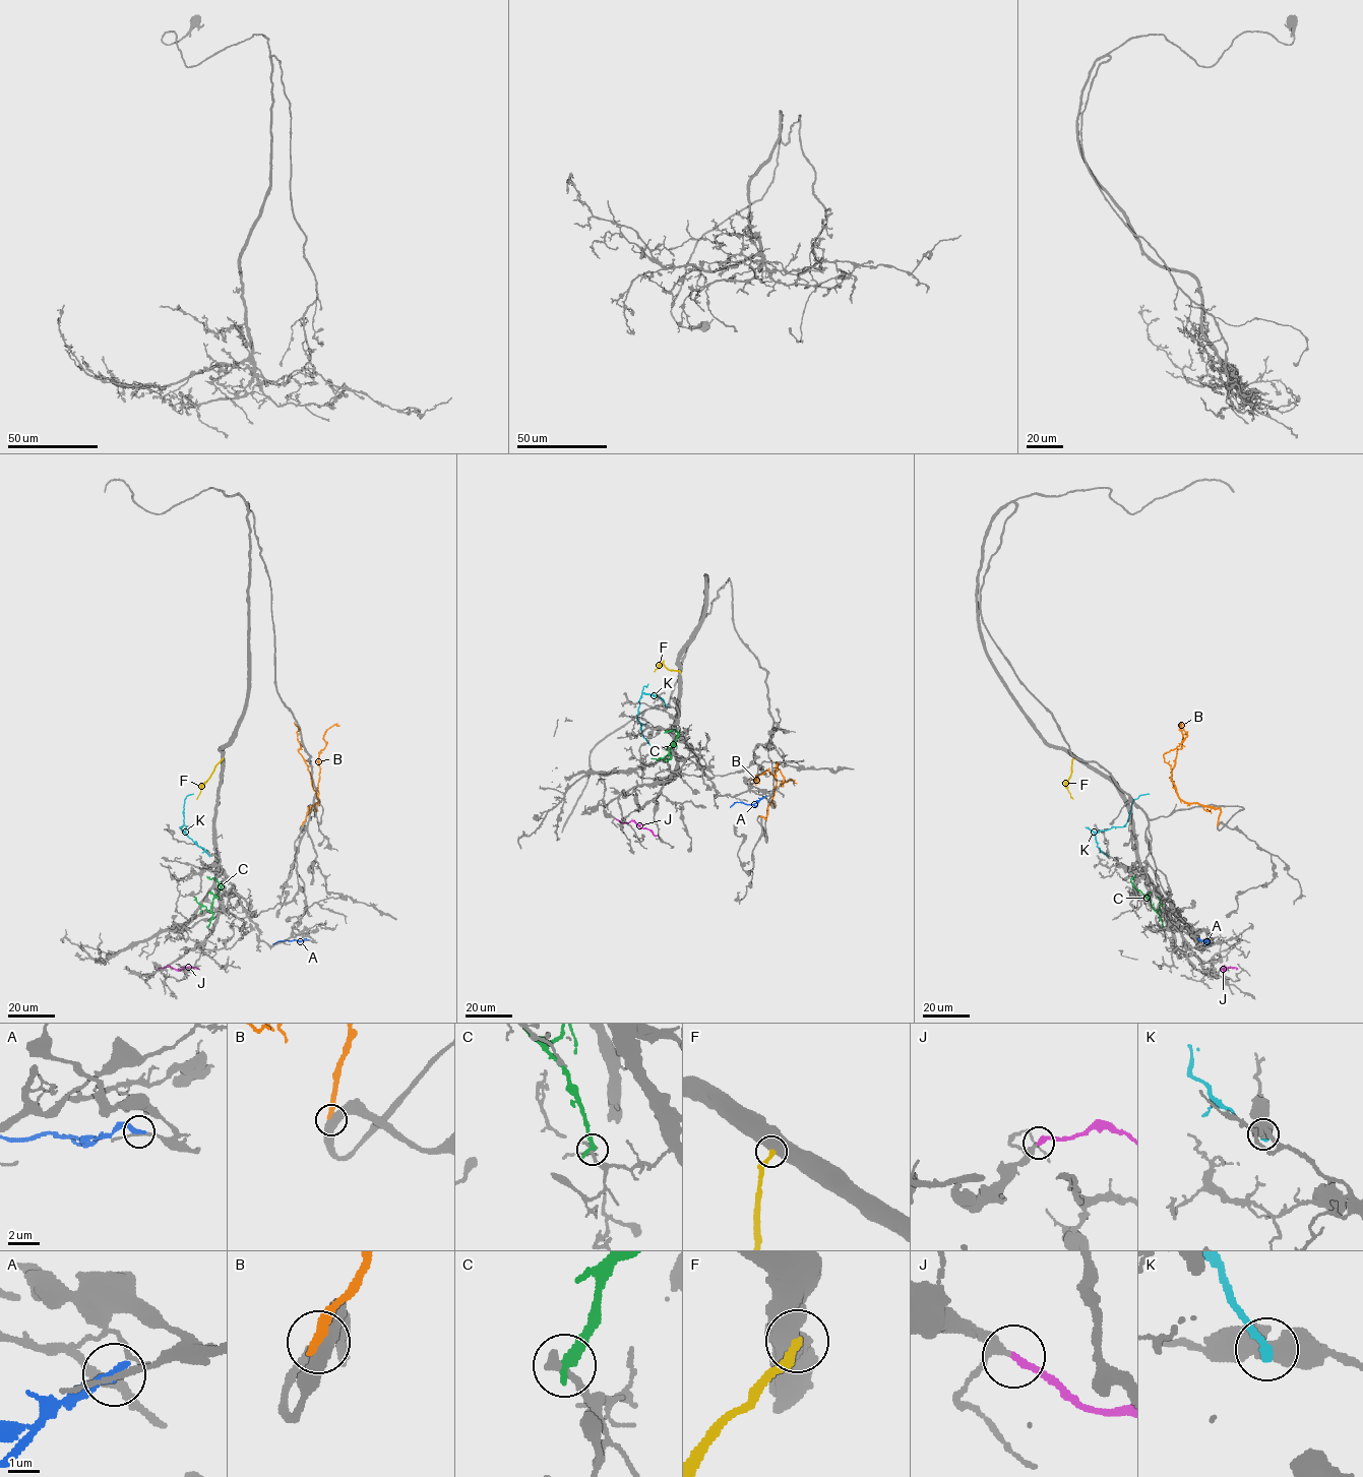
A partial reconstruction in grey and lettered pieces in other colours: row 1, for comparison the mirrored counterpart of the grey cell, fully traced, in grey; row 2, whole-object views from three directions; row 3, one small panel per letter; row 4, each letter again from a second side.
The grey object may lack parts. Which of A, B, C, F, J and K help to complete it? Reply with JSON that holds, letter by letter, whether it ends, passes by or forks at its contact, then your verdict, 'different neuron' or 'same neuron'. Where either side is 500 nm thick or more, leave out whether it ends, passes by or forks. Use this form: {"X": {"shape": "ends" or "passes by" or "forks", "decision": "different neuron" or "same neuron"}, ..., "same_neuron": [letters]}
{"A": {"shape": "ends", "decision": "different neuron"}, "B": {"shape": "ends", "decision": "different neuron"}, "C": {"shape": "ends", "decision": "different neuron"}, "F": {"decision": "different neuron"}, "J": {"shape": "ends", "decision": "same neuron"}, "K": {"shape": "ends", "decision": "different neuron"}, "same_neuron": ["J"]}

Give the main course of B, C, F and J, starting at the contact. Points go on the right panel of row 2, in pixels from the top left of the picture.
B: (1218, 824), (1220, 808), (1183, 801), (1171, 779), (1170, 766), (1164, 761), (1164, 754), (1185, 738), (1184, 725)
C: (1163, 927), (1150, 901), (1131, 881), (1134, 876)
F: (1073, 757), (1065, 785), (1072, 799)
J: (1220, 969), (1225, 966), (1223, 970), (1230, 967), (1236, 970)

